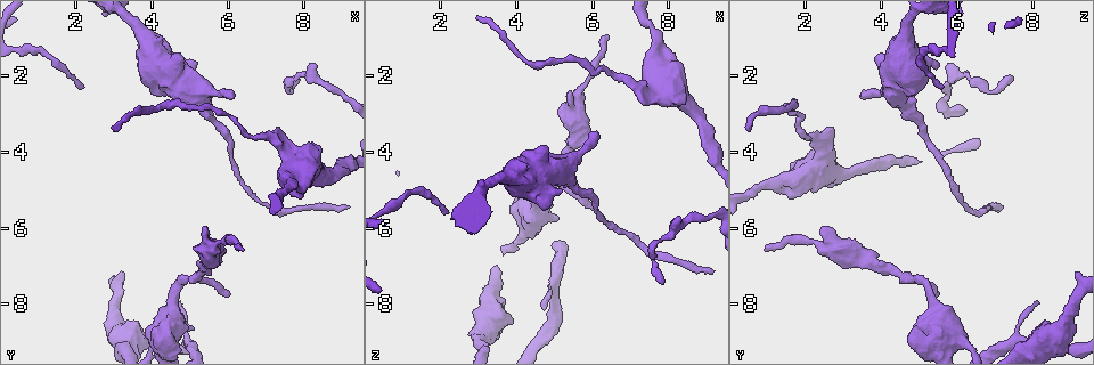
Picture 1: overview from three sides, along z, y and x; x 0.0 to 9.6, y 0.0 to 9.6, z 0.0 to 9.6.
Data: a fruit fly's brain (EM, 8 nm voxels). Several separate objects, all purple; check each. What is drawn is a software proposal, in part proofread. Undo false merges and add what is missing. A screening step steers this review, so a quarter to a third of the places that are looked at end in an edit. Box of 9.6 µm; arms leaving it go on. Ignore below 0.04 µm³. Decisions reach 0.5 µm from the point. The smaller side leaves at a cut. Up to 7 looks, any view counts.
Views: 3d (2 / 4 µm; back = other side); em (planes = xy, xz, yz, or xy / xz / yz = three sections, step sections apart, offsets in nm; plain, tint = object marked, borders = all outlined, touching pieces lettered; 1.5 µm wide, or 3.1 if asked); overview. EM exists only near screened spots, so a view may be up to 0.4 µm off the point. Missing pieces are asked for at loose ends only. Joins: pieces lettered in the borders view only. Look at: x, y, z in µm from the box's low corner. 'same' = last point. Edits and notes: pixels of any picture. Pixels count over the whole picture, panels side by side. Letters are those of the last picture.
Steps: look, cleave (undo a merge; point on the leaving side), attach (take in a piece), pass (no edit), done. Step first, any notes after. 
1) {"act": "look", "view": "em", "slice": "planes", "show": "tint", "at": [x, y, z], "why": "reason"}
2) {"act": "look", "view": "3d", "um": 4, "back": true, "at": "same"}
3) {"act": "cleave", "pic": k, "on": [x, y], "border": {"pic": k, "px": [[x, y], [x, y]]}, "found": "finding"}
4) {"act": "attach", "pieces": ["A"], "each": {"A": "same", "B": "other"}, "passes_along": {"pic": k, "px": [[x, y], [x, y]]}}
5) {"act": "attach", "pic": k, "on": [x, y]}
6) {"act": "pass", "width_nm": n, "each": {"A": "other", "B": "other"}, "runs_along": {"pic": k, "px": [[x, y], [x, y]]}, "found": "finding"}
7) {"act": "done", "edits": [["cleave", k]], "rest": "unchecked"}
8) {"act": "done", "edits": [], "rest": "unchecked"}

{"act": "look", "view": "em", "slice": "planes", "show": "borders", "at": [4.70, 7.90, 8.15], "why": "thin end"}

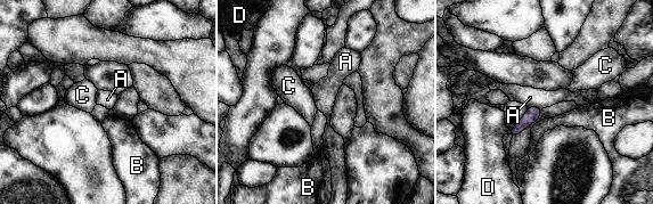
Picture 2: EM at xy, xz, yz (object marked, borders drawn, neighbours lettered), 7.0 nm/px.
{"act": "pass", "each": {"A": "other", "B": "other", "C": "other", "D": "other"}, "border": {"pic": 2, "px": [[528, 106], [538, 106], [541, 109]]}, "found": "none of them fits"}

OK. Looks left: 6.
{"act": "look", "view": "em", "um": 3.1, "slice": "xz", "step": 16, "show": "tint", "at": [7.30, 3.45, 2.75], "why": "branch stops here"}

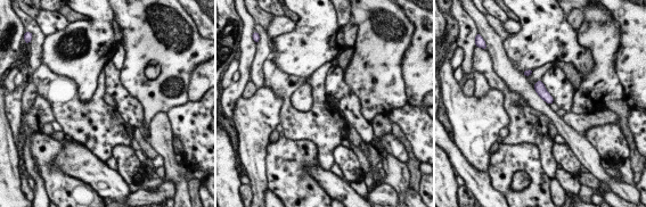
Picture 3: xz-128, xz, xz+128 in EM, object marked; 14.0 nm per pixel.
{"act": "look", "view": "em", "um": 3.1, "slice": "planes", "show": "borders", "at": "same", "why": "cut it another way"}

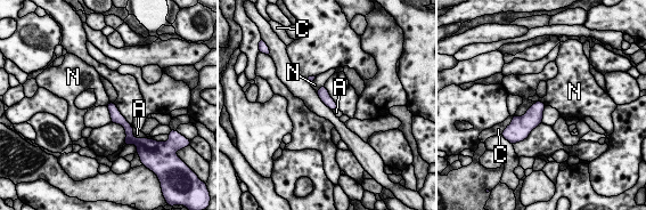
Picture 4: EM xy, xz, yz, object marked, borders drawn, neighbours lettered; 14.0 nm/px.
{"act": "pass", "longest_contact_nm": ["A", 220], "each": {"A": "other", "C": "other", "N": "other"}, "runs_along": {"pic": 4, "px": [[111, 106], [130, 132]]}, "found": "no lettered piece goes on from it"}

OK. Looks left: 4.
{"act": "look", "view": "3d", "um": 2, "at": [6.35, 6.60, 1.00], "why": "free end"}

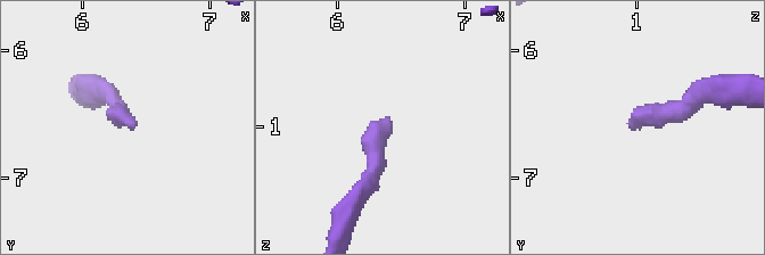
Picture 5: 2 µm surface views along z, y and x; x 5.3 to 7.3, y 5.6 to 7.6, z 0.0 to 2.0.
{"act": "look", "view": "em", "slice": "xy", "step": 8, "show": "borders", "at": [6.40, 6.60, 0.94]}

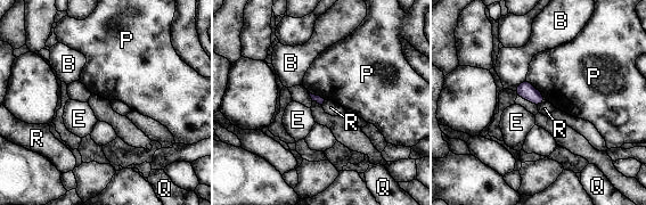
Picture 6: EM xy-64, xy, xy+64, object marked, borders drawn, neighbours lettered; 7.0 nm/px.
{"act": "pass", "each": {"B": "other", "E": "other", "P": "other", "Q": "other", "R": "other"}, "found": "none of them fits"}

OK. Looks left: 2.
{"act": "done", "edits": [], "rest": "unchecked"}

